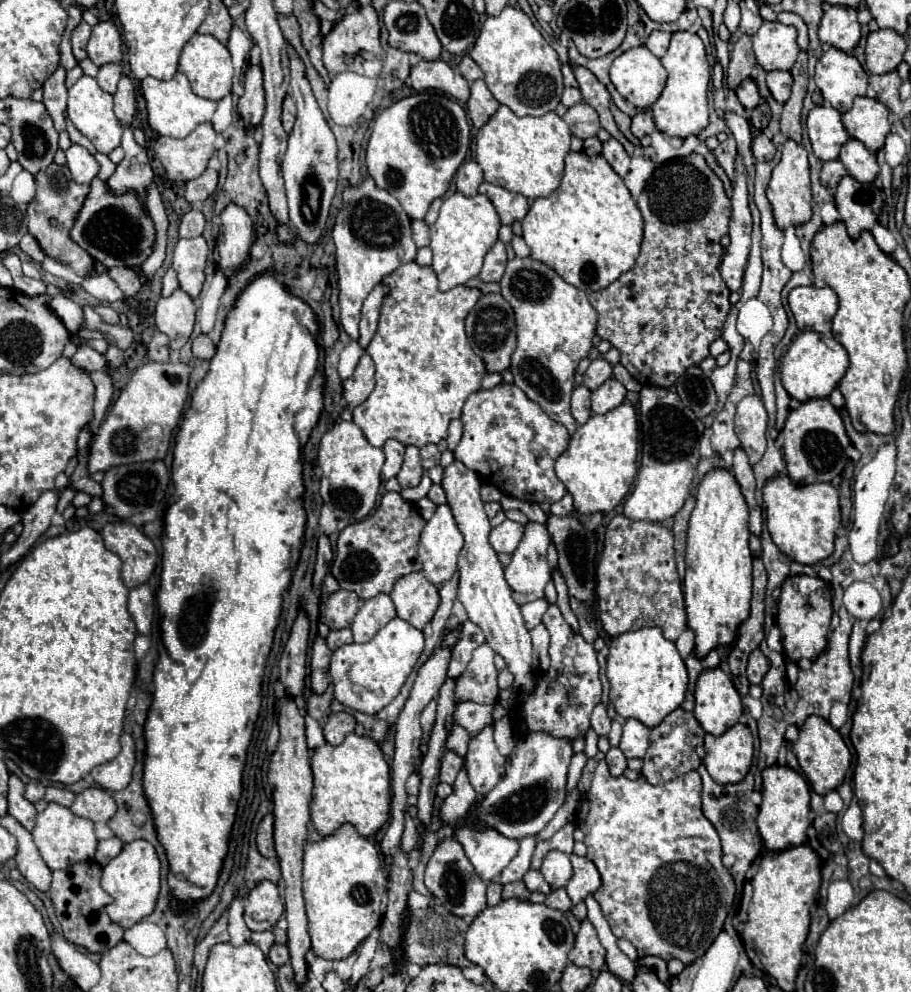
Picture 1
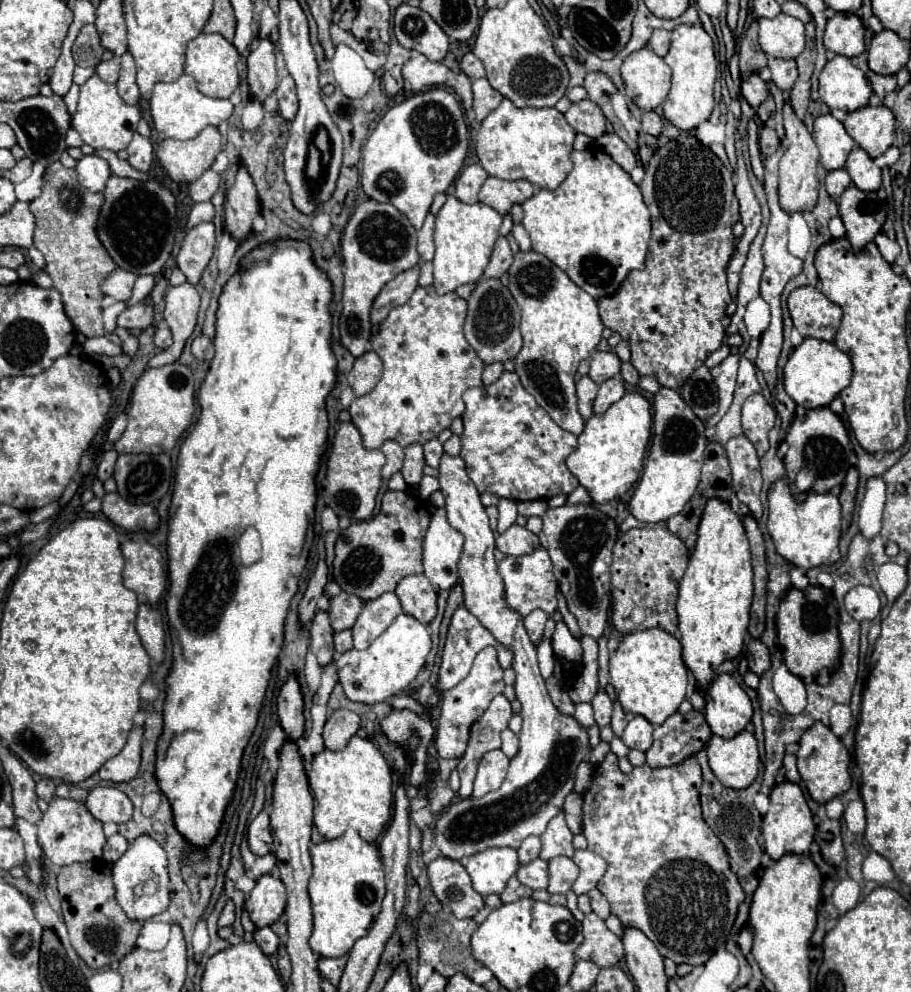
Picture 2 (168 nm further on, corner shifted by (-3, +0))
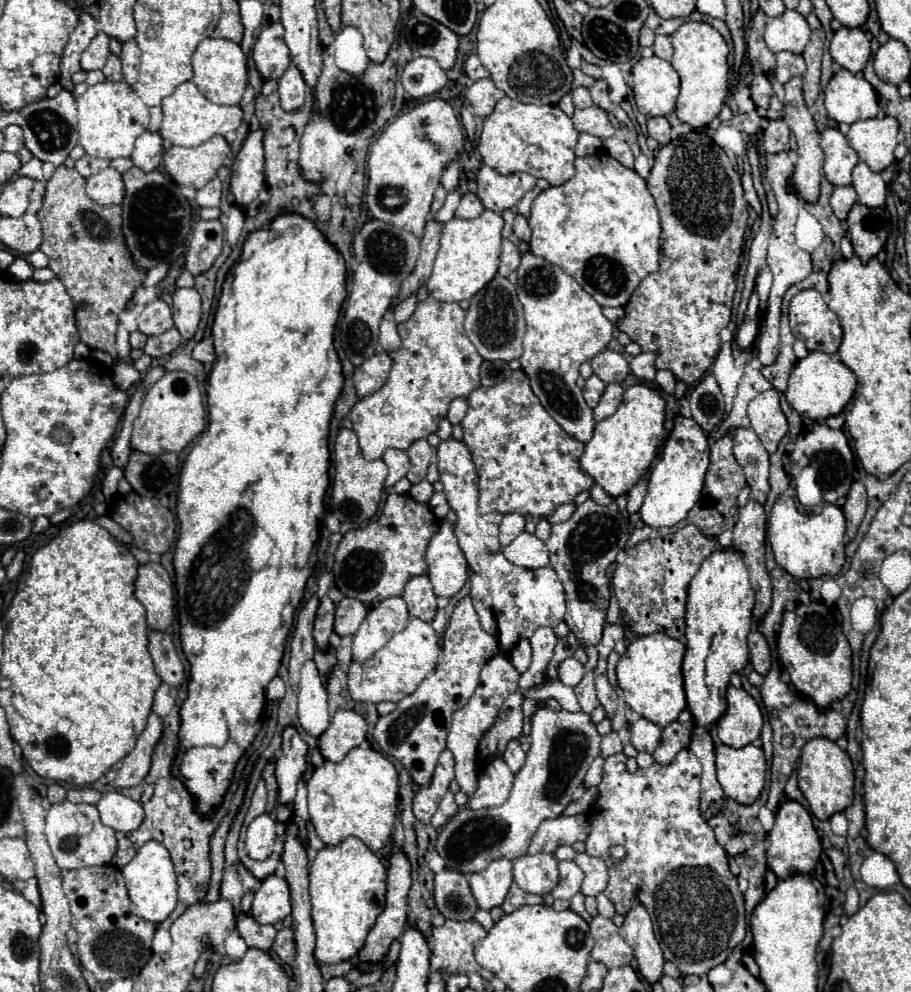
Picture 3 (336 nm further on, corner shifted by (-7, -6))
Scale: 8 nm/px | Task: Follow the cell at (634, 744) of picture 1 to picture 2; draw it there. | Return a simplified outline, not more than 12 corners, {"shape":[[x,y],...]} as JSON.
{"shape":[[644,716],[628,722],[622,740],[646,752],[654,726]]}

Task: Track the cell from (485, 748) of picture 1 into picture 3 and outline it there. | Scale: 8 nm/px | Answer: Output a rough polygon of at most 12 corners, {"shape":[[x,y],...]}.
{"shape":[[502,758],[480,772],[468,806],[478,810],[502,804],[514,772]]}

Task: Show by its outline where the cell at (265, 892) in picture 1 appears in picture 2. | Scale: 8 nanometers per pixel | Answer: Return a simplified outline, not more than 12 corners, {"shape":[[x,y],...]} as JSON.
{"shape":[[260,876],[244,906],[256,926],[270,926],[286,908],[286,888]]}

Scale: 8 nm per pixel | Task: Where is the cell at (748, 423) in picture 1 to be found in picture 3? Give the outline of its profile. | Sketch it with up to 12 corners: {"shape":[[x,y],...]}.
{"shape":[[772,388],[748,404],[752,430],[774,454],[788,432]]}

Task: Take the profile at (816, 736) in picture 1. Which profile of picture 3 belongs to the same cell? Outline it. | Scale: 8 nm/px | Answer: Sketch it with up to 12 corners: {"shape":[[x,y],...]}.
{"shape":[[824,736],[802,748],[798,784],[819,820],[854,799],[854,764]]}

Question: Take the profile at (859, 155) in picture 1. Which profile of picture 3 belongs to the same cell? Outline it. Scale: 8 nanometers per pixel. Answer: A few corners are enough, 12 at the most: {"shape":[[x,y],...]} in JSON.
{"shape":[[864,162],[852,170],[852,186],[866,206],[882,206],[888,184]]}

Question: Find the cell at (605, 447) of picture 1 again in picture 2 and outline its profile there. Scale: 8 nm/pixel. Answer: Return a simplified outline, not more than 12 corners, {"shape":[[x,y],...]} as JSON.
{"shape":[[626,392],[586,420],[566,466],[596,504],[638,480],[650,402]]}

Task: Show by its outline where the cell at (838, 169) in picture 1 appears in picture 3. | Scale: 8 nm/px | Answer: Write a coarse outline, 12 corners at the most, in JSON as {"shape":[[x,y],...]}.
{"shape":[[852,184],[834,186],[830,206],[844,220],[856,202]]}

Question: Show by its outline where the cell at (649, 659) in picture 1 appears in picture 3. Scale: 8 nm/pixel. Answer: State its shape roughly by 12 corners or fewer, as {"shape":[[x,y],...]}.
{"shape":[[636,636],[616,666],[628,708],[662,728],[688,704],[684,644]]}

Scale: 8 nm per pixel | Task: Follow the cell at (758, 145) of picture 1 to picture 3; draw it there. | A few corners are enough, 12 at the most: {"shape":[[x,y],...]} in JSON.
{"shape":[[782,120],[764,124],[768,154],[788,148],[790,128]]}

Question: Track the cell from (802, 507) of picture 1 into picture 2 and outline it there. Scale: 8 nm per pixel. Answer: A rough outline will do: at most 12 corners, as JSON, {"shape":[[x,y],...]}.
{"shape":[[768,490],[776,552],[804,570],[840,560],[840,502]]}

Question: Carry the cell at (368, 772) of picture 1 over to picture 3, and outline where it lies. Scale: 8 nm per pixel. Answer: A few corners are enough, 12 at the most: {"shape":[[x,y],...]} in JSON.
{"shape":[[372,747],[308,778],[308,812],[326,844],[390,836],[398,774]]}

